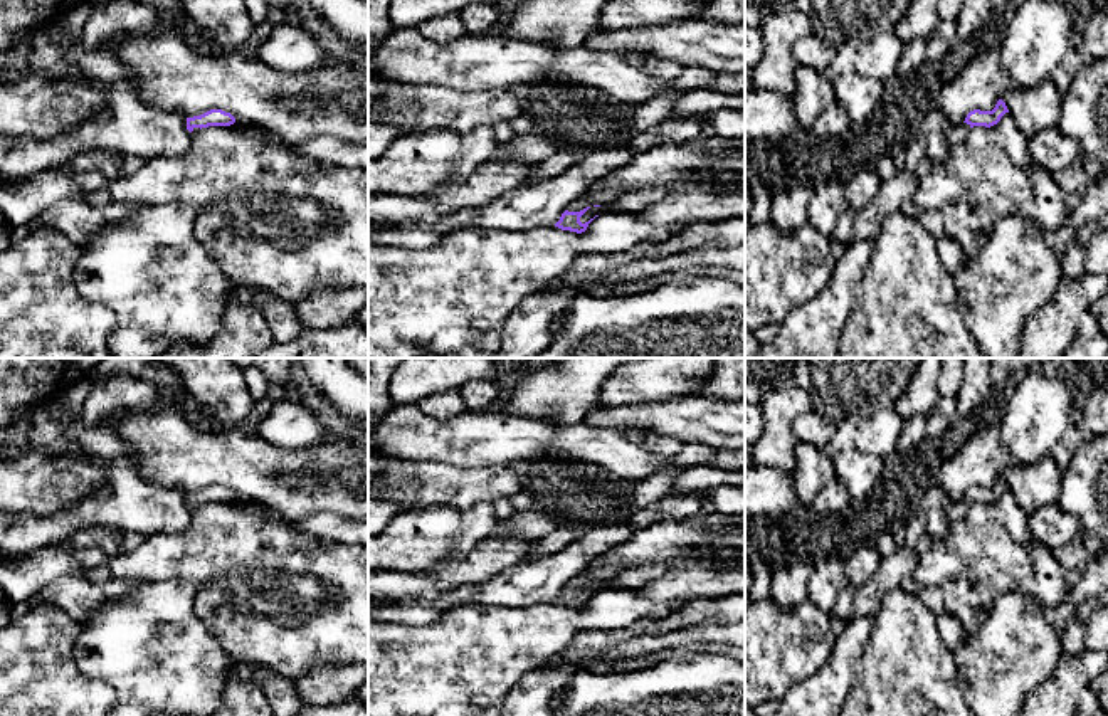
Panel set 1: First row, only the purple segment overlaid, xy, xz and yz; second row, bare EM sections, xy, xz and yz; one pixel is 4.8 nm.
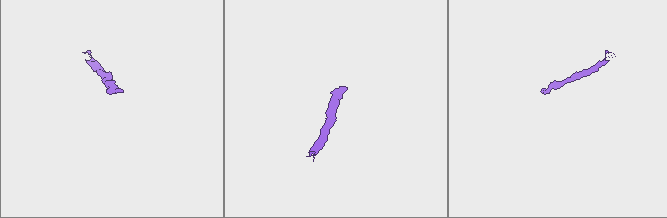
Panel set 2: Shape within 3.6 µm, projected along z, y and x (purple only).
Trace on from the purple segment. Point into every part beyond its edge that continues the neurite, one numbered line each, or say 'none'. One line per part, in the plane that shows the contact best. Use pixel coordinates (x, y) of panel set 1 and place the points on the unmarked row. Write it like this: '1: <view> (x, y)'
1: xz (589, 575)

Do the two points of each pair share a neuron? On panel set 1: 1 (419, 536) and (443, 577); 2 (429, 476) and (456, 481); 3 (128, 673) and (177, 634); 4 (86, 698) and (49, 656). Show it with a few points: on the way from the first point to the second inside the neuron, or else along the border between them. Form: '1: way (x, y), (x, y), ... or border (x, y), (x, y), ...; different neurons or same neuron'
1: border (471, 548), (424, 572), (397, 572); different neurons
2: way (436, 481), (449, 481); same neuron
3: way (140, 661), (150, 651), (160, 651), (165, 646); same neuron
4: way (76, 688), (54, 666); same neuron

